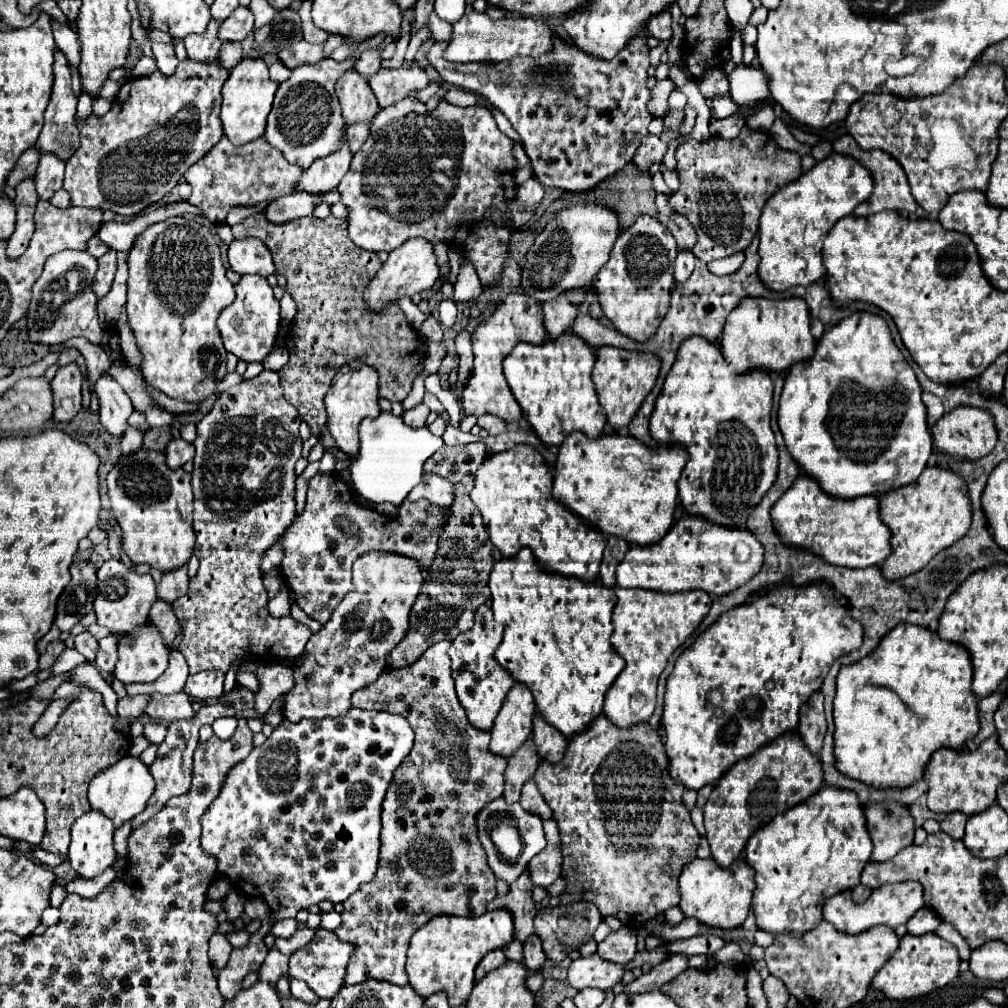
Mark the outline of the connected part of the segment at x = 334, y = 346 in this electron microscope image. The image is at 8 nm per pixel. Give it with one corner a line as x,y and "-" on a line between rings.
264,212
248,216
244,222
232,226
234,238
246,238
246,236
256,236
260,238
268,250
274,256
274,266
276,274
286,278
286,292
294,298
298,304
298,312
306,318
294,318
292,322
292,332
286,340
286,348
290,352
288,364
278,372
280,382
286,394
286,400
296,406
304,422
310,426
310,430
320,436
324,426
326,426
326,408
324,408
324,394
330,388
330,382
338,368
342,364
352,362
354,358
364,358
368,366
374,366
380,374
380,396
388,398
390,402
398,400
402,402
410,388
412,380
418,372
422,372
422,362
424,362
424,346
420,336
414,332
414,328
406,322
404,314
400,308
392,302
390,310
382,310
382,314
366,314
362,306
362,294
366,286
370,284
370,278
378,272
378,266
382,266
380,258
372,250
362,250
354,246
348,238
348,222
345,218
337,218
330,215
328,218
321,220
314,216
303,217
298,220
290,221
283,225
266,222

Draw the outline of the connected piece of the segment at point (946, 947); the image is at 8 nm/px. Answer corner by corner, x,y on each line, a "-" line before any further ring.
928,932
924,936
906,934
900,938
900,946
892,954
892,958
872,978
870,986
874,990
880,990
886,998
896,998
896,1000
918,998
936,988
950,984
958,976
958,964
960,964
960,956
956,946
942,940
938,934
934,932

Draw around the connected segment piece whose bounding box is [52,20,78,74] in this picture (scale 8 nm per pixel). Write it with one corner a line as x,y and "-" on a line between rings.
52,20
52,28
54,28
56,44
60,46
60,50
70,60
72,70
78,74
78,34
76,34
76,30
72,30
70,26
58,24
56,20

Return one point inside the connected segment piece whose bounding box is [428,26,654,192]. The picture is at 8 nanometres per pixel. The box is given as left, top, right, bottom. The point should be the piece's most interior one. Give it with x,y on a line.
580,119

